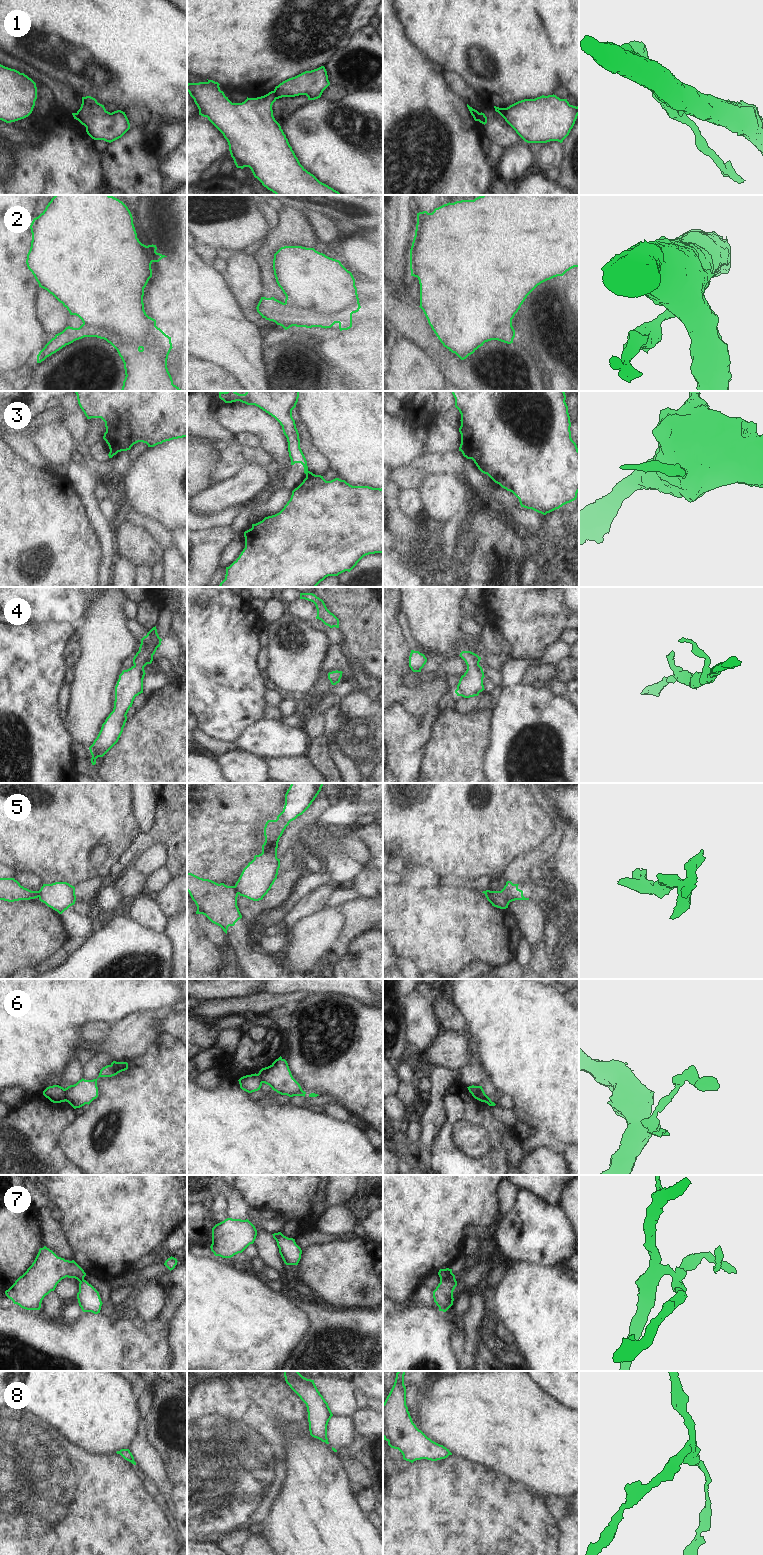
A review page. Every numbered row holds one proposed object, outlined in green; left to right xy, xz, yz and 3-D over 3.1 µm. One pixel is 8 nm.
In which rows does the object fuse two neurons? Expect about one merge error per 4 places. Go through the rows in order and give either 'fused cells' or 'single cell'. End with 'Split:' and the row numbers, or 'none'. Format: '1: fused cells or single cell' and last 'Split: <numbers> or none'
1: fused cells
2: fused cells
3: fused cells
4: single cell
5: fused cells
6: fused cells
7: fused cells
8: single cell
Split: 1, 2, 3, 5, 6, 7

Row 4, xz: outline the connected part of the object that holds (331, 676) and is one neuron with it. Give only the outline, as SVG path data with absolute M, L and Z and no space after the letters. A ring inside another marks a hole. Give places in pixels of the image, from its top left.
M332 671L328 673L328 679L330 680L332 685L336 685L340 682L340 679L342 677L342 671Z

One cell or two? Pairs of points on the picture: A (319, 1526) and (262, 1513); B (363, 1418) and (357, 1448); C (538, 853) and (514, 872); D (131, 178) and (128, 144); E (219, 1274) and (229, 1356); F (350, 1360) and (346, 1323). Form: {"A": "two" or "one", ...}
{"A": "two", "B": "one", "C": "one", "D": "one", "E": "one", "F": "one"}

